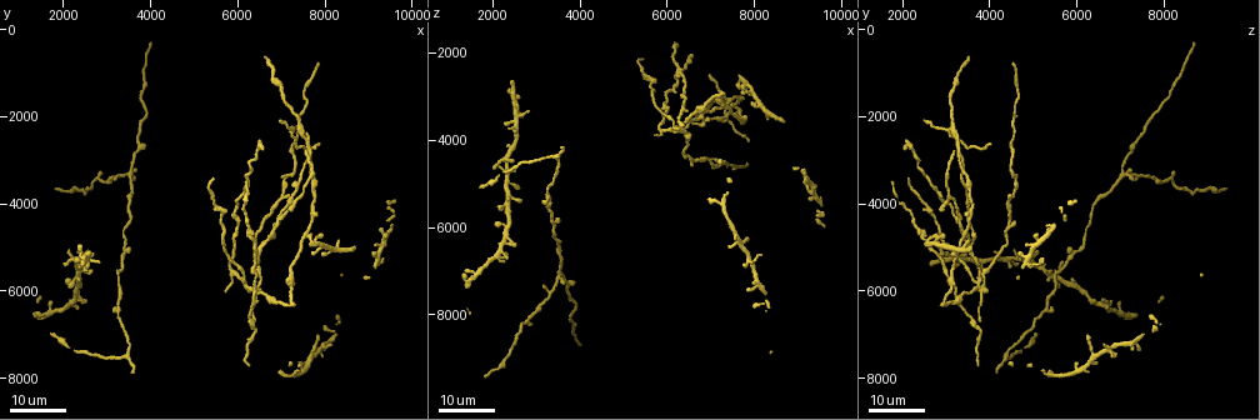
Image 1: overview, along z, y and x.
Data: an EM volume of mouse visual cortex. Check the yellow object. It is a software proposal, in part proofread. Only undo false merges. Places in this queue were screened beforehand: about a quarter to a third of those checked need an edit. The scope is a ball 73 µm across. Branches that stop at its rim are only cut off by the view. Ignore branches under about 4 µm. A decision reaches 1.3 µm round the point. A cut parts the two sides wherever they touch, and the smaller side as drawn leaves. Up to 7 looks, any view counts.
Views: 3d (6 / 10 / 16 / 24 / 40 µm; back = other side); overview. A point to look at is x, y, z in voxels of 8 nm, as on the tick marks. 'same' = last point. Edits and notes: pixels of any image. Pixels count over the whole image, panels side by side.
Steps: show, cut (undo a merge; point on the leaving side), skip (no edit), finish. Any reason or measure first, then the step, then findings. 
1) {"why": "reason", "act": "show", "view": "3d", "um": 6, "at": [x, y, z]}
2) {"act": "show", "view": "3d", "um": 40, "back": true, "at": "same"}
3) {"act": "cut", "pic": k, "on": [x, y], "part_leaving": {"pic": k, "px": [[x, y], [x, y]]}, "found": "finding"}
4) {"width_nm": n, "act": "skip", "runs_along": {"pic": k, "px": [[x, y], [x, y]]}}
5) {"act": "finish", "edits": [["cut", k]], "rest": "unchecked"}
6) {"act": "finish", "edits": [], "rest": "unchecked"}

{"act": "show", "view": "3d", "um": 24, "at": [3350, 5100, 6050]}

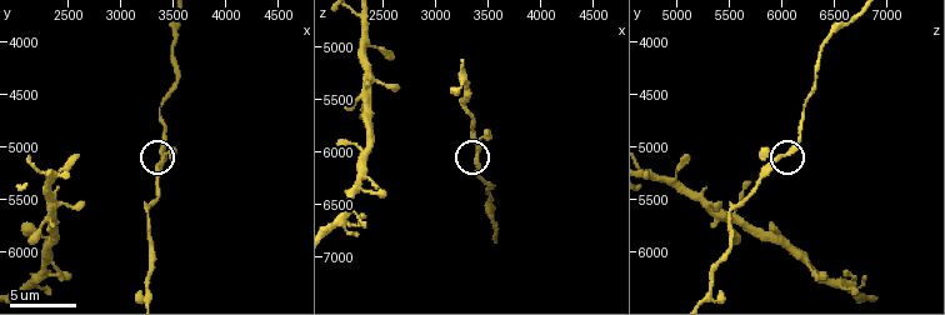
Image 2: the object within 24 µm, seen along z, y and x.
{"why": "zoom in", "act": "show", "view": "3d", "um": 6, "at": [3380, 5100, 6040]}

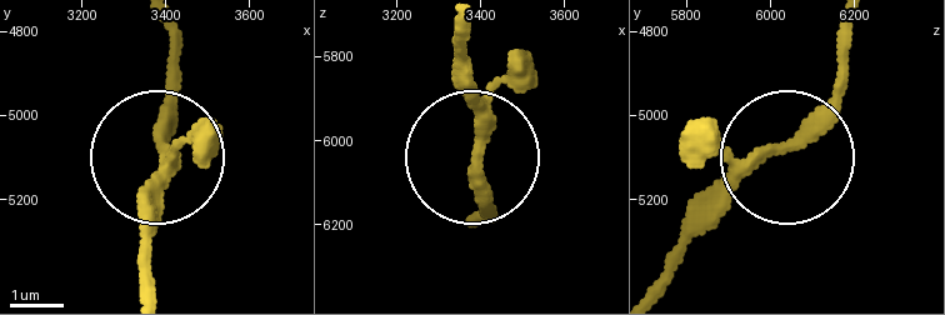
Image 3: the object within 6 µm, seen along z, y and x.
{"width_nm": 230, "act": "skip", "runs_along": {"pic": 3, "px": [[659, 278], [820, 103], [843, 54]]}, "found": "all the same cell"}

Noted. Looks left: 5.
{"why": "four or more arms meet", "act": "show", "view": "3d", "um": 16, "at": [3500, 3250, 7150]}

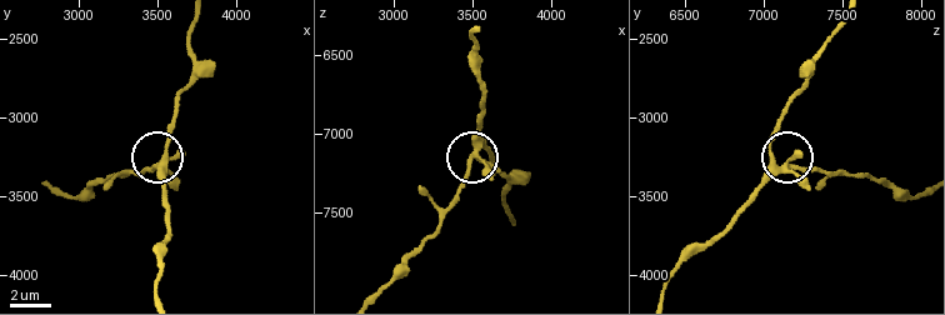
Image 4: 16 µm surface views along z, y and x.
{"why": "closer look", "act": "show", "view": "3d", "um": 10, "at": [3520, 3320, 7100]}

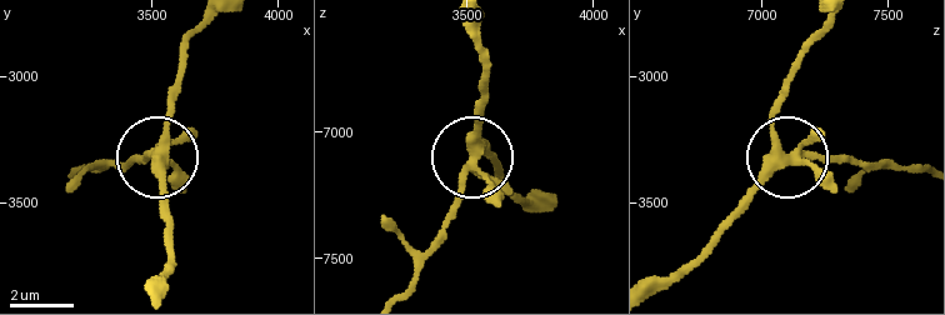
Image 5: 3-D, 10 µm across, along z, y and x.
{"side_arm_um": 26, "act": "skip", "runs_along": {"pic": 5, "px": [[653, 294], [790, 156], [868, 163]]}, "found": "one cell here"}

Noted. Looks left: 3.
{"why": "thick turns thin", "act": "show", "view": "3d", "um": 24, "at": [6950, 3950, 4450]}

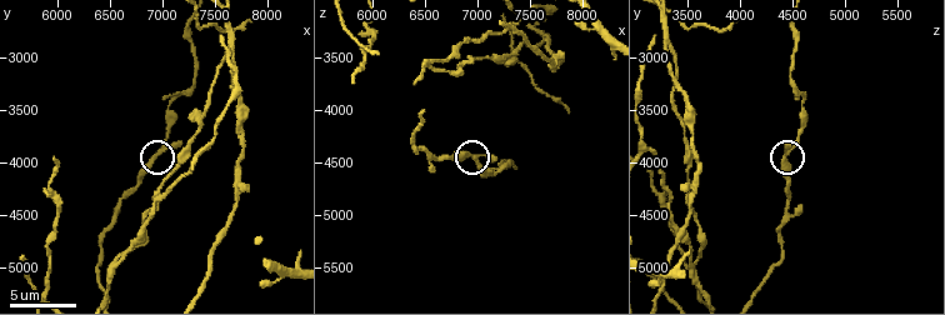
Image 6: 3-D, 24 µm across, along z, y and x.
{"why": "zoom in", "act": "show", "view": "3d", "um": 6, "at": [6940, 3940, 4400]}

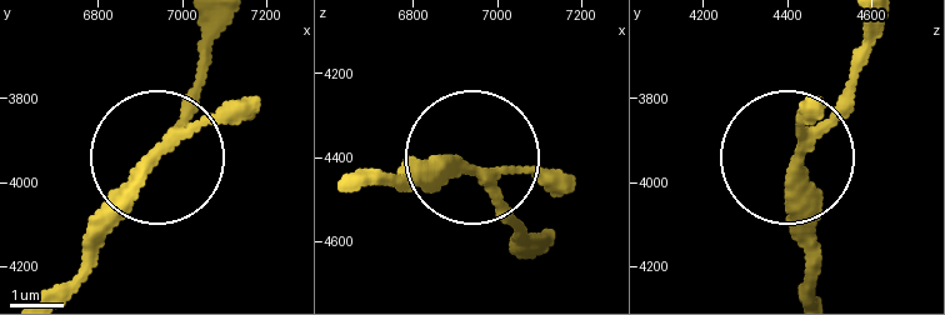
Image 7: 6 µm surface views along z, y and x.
{"arms": 3, "act": "skip", "found": "one cell here"}

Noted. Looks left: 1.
{"act": "finish", "edits": [], "rest": "unchecked"}

